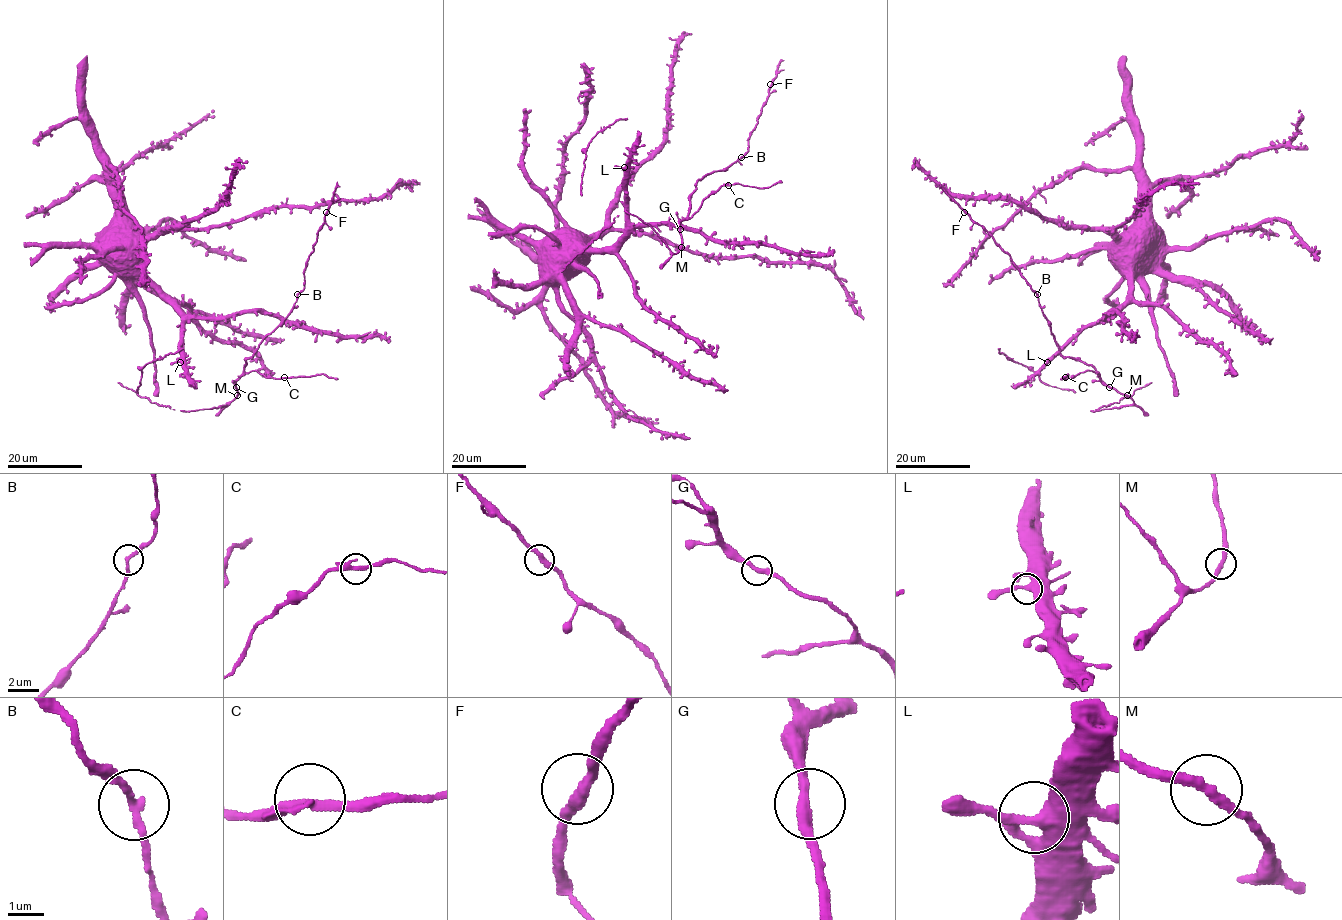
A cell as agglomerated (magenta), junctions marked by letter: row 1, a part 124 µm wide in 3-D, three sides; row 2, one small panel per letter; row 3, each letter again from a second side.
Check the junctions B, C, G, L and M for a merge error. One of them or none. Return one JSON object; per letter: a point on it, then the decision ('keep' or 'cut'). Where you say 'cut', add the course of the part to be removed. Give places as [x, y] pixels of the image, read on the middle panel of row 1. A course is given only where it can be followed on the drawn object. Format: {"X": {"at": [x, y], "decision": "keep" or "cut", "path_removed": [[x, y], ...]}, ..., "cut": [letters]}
{"B": {"at": [741, 157], "decision": "keep"}, "C": {"at": [728, 185], "decision": "keep"}, "G": {"at": [680, 229], "decision": "keep"}, "L": {"at": [624, 167], "decision": "keep"}, "M": {"at": [681, 247], "decision": "keep"}, "cut": []}

